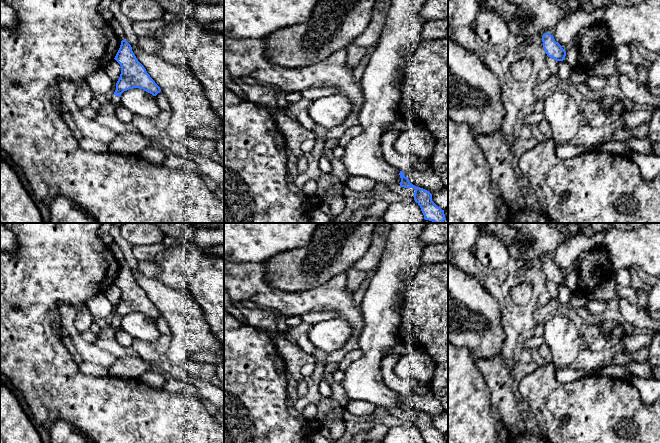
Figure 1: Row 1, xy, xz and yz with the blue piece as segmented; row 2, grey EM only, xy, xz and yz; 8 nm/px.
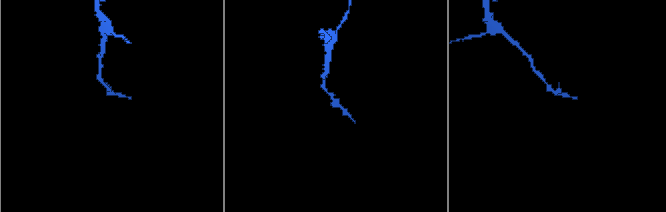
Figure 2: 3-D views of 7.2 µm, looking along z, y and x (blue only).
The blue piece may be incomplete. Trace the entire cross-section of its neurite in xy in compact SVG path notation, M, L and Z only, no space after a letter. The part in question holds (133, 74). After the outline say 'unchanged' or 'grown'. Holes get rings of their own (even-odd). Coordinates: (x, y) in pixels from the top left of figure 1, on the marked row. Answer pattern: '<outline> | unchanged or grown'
M125 39L121 41L120 48L114 59L121 66L121 74L116 83L116 90L108 104L111 104L115 109L120 105L121 94L129 89L143 89L153 96L161 92L160 87L137 60L131 45Z | grown

